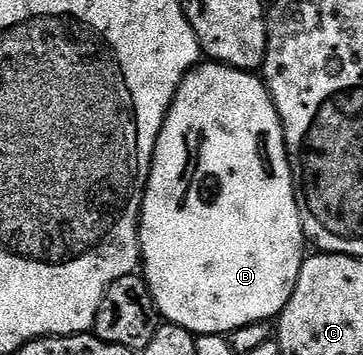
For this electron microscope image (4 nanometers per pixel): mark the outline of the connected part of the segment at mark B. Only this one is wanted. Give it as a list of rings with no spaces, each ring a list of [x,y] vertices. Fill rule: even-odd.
[[[213,61],[199,62],[182,79],[170,111],[162,122],[162,132],[154,146],[154,160],[150,166],[150,176],[146,179],[146,194],[142,196],[142,214],[138,221],[140,271],[152,293],[154,304],[158,306],[159,316],[167,323],[175,323],[193,331],[195,336],[229,336],[231,331],[244,325],[277,320],[284,305],[288,305],[288,297],[292,297],[292,289],[296,289],[304,258],[302,246],[307,246],[307,243],[306,235],[302,232],[298,202],[294,196],[294,174],[288,161],[284,129],[270,90],[253,71],[241,71]]]

